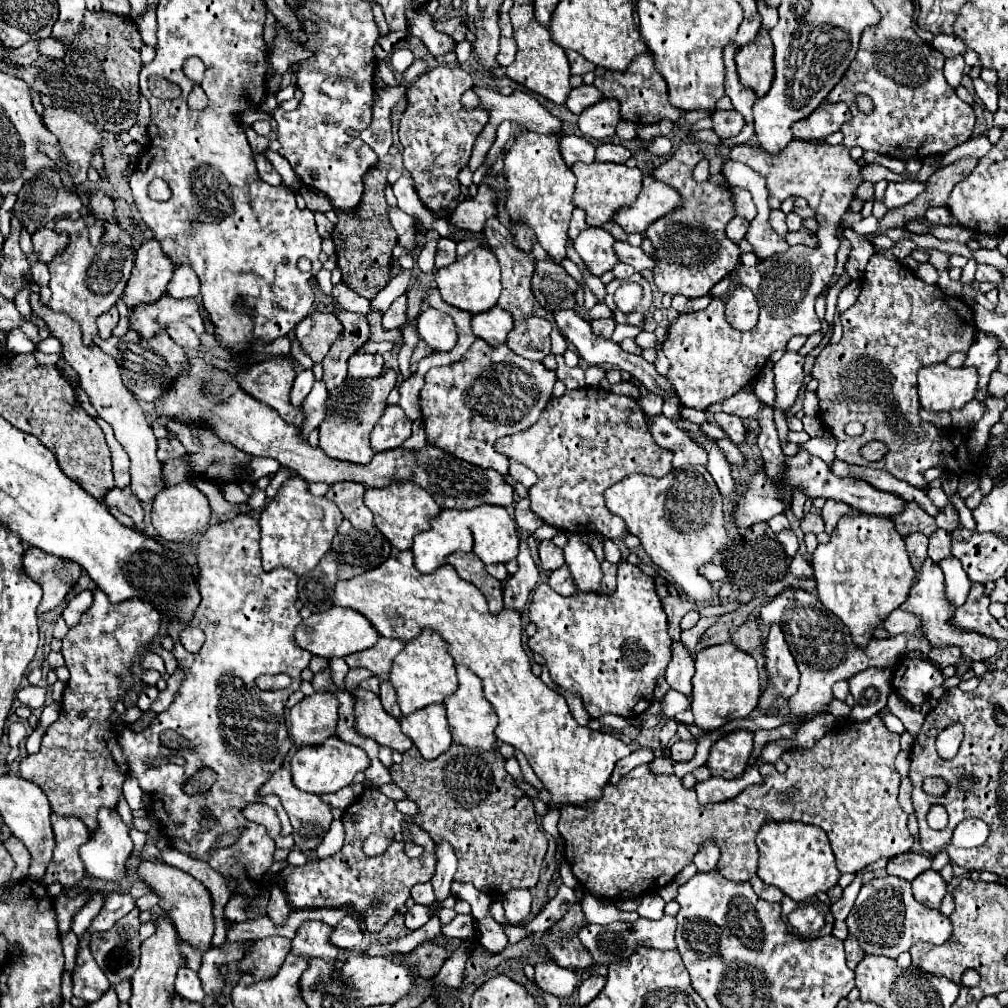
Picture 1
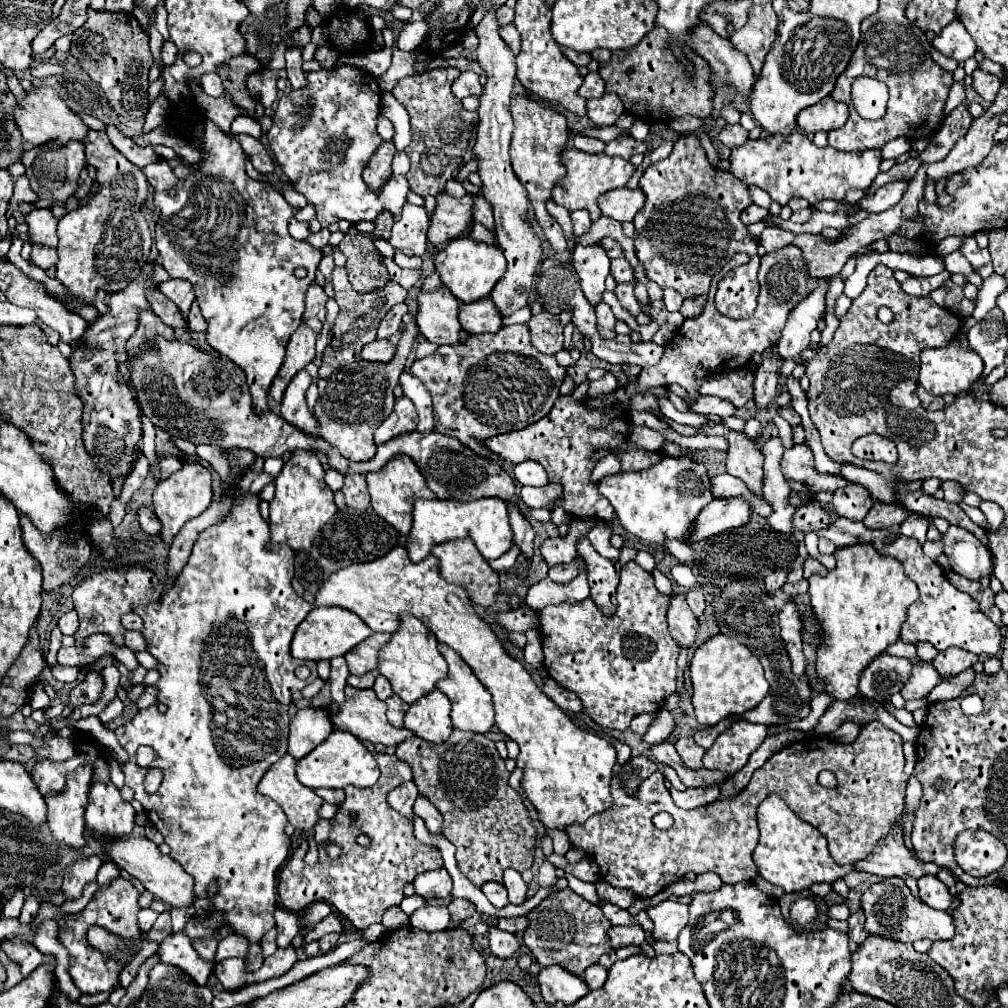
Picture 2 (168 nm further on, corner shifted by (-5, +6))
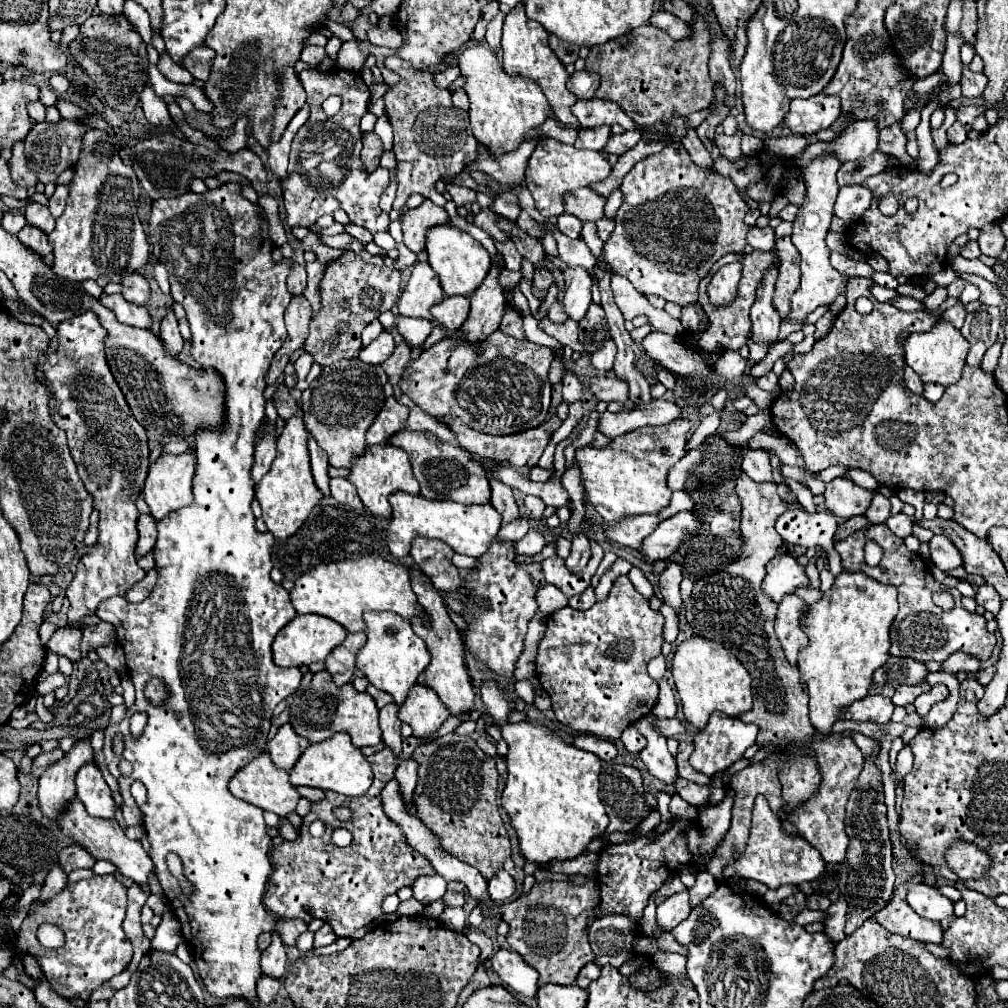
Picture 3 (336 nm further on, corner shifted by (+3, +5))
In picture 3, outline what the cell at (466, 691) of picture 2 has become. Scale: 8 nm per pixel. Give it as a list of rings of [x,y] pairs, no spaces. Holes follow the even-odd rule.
[[[412,567],[412,589],[418,597],[418,603],[428,611],[432,627],[424,627],[418,619],[412,619],[412,629],[414,633],[424,639],[424,643],[428,645],[428,651],[432,655],[430,665],[426,667],[426,671],[418,677],[418,683],[434,689],[438,693],[438,697],[442,699],[442,703],[446,705],[446,709],[450,711],[450,715],[454,717],[462,717],[468,715],[474,709],[474,699],[476,699],[476,691],[472,687],[472,679],[468,675],[466,669],[466,661],[464,661],[464,643],[462,643],[462,635],[456,629],[456,625],[452,623],[452,619],[448,617],[446,605],[440,597],[440,593],[434,589],[434,585],[430,585],[430,579],[420,571]]]

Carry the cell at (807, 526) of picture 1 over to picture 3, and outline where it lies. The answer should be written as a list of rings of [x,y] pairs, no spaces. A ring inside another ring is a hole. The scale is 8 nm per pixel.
[[[878,523],[868,529],[860,529],[858,533],[850,535],[846,539],[838,539],[834,543],[834,547],[844,559],[844,569],[864,571],[866,575],[874,577],[876,581],[890,583],[890,585],[898,587],[900,611],[892,623],[892,629],[890,629],[890,639],[892,639],[890,655],[912,657],[916,661],[940,661],[940,663],[944,659],[948,659],[954,651],[964,651],[964,653],[976,655],[982,661],[986,661],[992,655],[996,637],[994,637],[994,633],[986,631],[986,619],[982,615],[978,615],[976,611],[966,611],[962,605],[960,591],[940,585],[928,571],[924,559],[920,563],[920,555],[908,551],[904,541],[900,537],[896,537],[886,527],[886,523]],[[868,539],[878,541],[884,549],[884,559],[878,567],[868,567],[868,563],[864,561],[864,543]],[[940,591],[952,593],[955,602],[954,609],[944,611],[938,605],[934,605],[932,595],[940,593]]]

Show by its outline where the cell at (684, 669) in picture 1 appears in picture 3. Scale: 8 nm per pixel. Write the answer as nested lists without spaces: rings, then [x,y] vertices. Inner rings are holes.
[[[670,563],[662,575],[660,575],[660,589],[662,589],[662,601],[668,603],[676,615],[682,609],[682,597],[680,597],[680,581],[682,581],[682,567],[678,563]]]

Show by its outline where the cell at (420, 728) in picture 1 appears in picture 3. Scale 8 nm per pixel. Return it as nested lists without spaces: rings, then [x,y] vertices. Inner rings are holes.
[[[414,685],[408,699],[402,703],[398,717],[412,727],[414,737],[430,737],[448,719],[448,711],[432,689]]]

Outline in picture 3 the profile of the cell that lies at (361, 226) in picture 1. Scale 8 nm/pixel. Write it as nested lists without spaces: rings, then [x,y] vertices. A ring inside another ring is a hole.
[[[364,133],[362,141],[364,141],[364,147],[362,147],[362,163],[364,163],[366,171],[374,171],[374,169],[378,169],[380,157],[384,153],[382,141],[378,139],[376,133]]]

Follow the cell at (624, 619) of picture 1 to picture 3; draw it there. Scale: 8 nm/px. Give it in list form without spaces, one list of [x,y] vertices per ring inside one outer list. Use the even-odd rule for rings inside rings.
[[[620,575],[608,597],[598,601],[588,611],[578,611],[572,607],[562,607],[548,617],[544,639],[538,647],[536,657],[536,675],[542,689],[552,699],[552,709],[556,719],[576,731],[596,735],[600,739],[614,741],[622,731],[646,717],[658,701],[658,683],[648,675],[646,667],[652,657],[662,653],[664,645],[664,615],[650,607],[650,601],[640,595],[628,575]]]

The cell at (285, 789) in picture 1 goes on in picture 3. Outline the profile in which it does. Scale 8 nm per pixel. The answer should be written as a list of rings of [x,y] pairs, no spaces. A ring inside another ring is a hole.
[[[262,753],[258,755],[254,761],[250,761],[244,769],[240,769],[234,779],[230,781],[230,791],[242,799],[248,801],[256,807],[262,807],[264,811],[272,811],[276,815],[280,815],[282,819],[286,819],[290,813],[296,811],[296,805],[300,801],[300,793],[290,785],[288,781],[288,773],[278,769],[276,765],[272,765],[270,761],[270,753]]]

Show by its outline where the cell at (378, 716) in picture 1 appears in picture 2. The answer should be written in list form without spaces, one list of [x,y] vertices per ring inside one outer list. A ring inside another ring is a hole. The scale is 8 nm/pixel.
[[[346,686],[344,694],[346,694],[344,704],[338,706],[336,714],[330,714],[330,722],[336,730],[346,730],[346,732],[352,732],[360,740],[368,740],[372,744],[384,744],[384,746],[400,744],[402,740],[412,736],[410,730],[394,728],[394,726],[388,724],[388,720],[386,720],[386,702],[378,700],[374,690],[358,690],[358,688]]]

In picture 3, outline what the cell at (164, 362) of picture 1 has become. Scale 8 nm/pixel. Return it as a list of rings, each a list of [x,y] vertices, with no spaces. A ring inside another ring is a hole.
[[[102,293],[102,297],[98,301],[104,307],[108,307],[116,315],[116,319],[120,323],[126,323],[126,325],[132,325],[132,327],[144,327],[144,329],[152,327],[152,315],[148,313],[148,309],[128,303],[122,295],[106,295],[106,293]]]

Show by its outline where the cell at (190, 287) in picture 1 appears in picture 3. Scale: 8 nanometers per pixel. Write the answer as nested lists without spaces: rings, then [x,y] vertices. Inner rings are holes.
[[[172,303],[166,307],[166,315],[164,315],[162,323],[160,323],[160,339],[162,339],[162,343],[164,343],[164,347],[166,347],[166,351],[170,355],[180,353],[184,339],[182,339],[182,335],[178,331],[178,319],[176,319],[176,315],[172,311]]]

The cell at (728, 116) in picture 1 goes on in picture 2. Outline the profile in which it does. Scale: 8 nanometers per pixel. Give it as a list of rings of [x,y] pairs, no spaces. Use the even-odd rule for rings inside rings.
[[[728,124],[720,132],[720,142],[728,148],[738,148],[738,146],[746,144],[746,140],[748,140],[748,132],[740,124]]]

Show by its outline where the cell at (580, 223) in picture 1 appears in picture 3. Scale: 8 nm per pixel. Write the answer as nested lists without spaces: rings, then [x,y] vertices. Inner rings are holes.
[[[562,213],[562,215],[558,215],[558,229],[560,229],[560,233],[564,233],[570,239],[578,239],[582,221],[578,221],[578,217],[574,217],[570,213]]]

